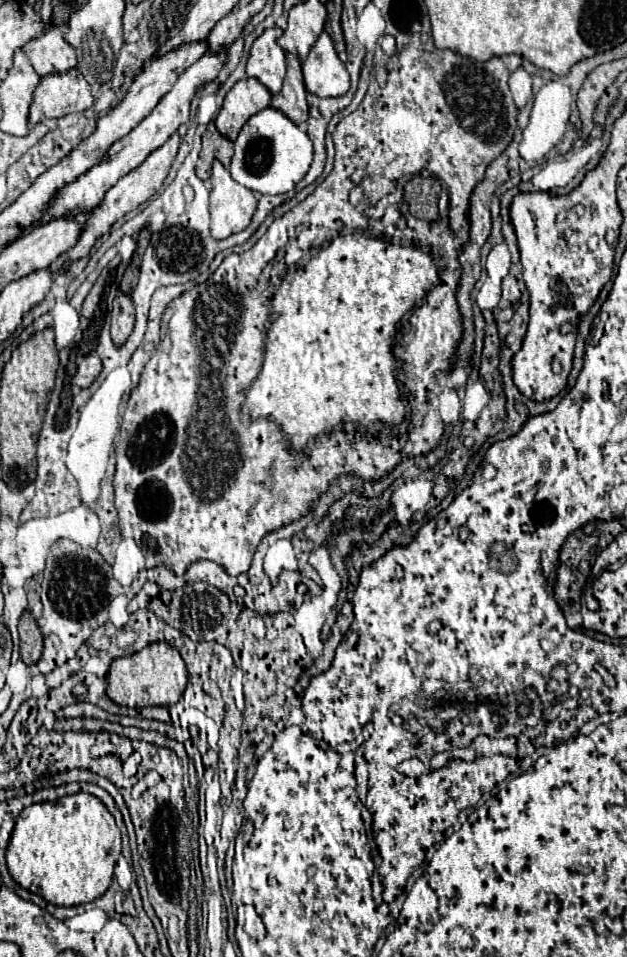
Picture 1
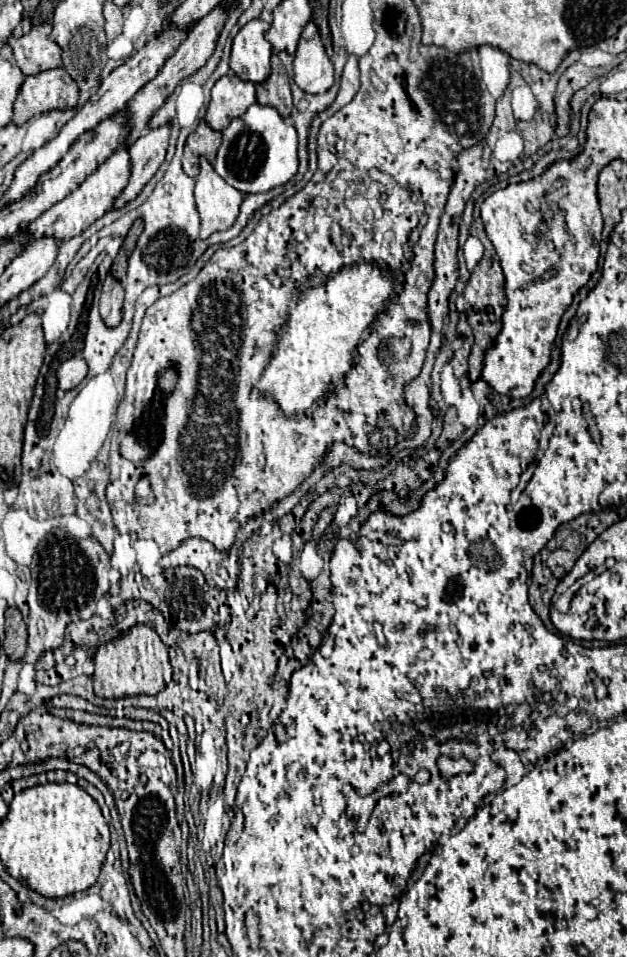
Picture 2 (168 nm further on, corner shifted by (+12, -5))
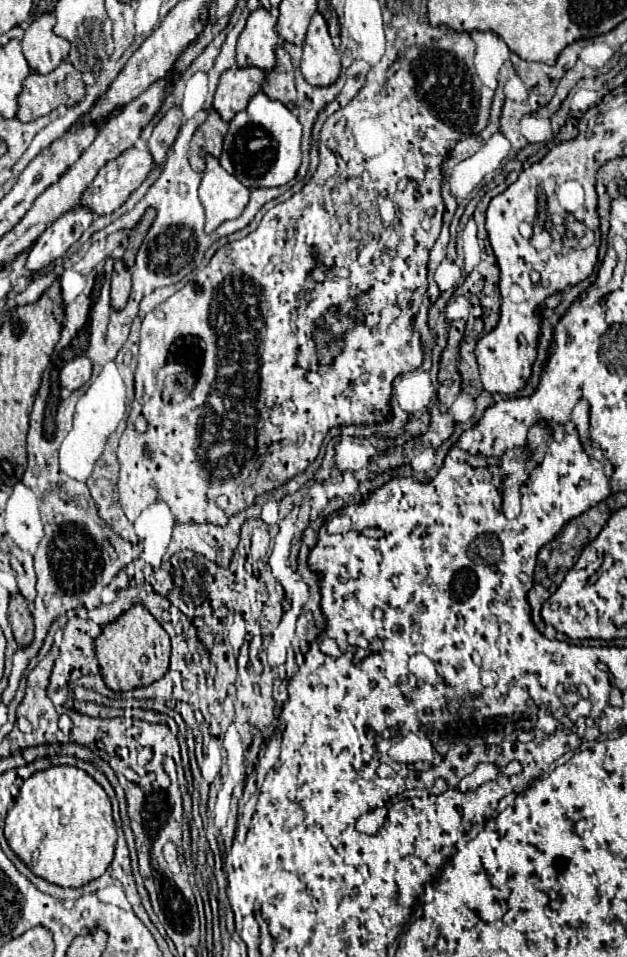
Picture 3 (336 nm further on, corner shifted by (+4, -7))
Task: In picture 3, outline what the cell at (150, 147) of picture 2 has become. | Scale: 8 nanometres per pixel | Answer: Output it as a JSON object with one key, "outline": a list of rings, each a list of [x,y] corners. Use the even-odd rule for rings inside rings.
{"outline":[[[171,108],[155,126],[151,138],[147,140],[147,148],[153,156],[155,164],[163,164],[169,148],[173,146],[181,128],[181,108]]]}

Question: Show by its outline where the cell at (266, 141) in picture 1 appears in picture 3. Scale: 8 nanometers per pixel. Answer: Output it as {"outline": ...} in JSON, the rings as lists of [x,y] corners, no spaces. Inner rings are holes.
{"outline":[[[259,92],[251,98],[249,106],[229,122],[219,162],[249,190],[285,186],[297,176],[301,166],[301,124],[281,102],[269,100]]]}

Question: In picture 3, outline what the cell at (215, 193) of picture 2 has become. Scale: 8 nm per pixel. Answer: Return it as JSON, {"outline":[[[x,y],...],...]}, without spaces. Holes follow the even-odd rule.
{"outline":[[[211,154],[205,156],[207,168],[199,186],[199,200],[205,206],[207,222],[205,232],[211,234],[217,226],[227,220],[239,218],[249,202],[249,190],[231,174],[227,174],[219,160]]]}

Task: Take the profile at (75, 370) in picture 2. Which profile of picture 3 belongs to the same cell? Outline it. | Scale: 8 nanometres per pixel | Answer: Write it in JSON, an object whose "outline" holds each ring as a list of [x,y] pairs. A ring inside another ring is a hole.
{"outline":[[[85,356],[67,362],[61,370],[61,386],[71,392],[81,388],[91,378],[91,366],[91,360]]]}

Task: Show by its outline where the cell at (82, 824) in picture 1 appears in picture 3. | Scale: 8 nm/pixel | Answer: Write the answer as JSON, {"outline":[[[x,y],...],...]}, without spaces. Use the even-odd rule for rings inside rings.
{"outline":[[[51,766],[27,778],[5,818],[9,848],[35,874],[61,888],[83,888],[105,874],[113,860],[117,830],[105,790],[83,770]]]}

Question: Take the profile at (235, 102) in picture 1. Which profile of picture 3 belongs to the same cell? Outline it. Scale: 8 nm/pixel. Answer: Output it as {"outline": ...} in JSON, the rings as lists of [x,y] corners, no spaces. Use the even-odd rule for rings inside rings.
{"outline":[[[229,68],[221,74],[213,108],[225,122],[231,122],[233,116],[249,104],[249,98],[261,90],[265,72],[259,68]]]}

